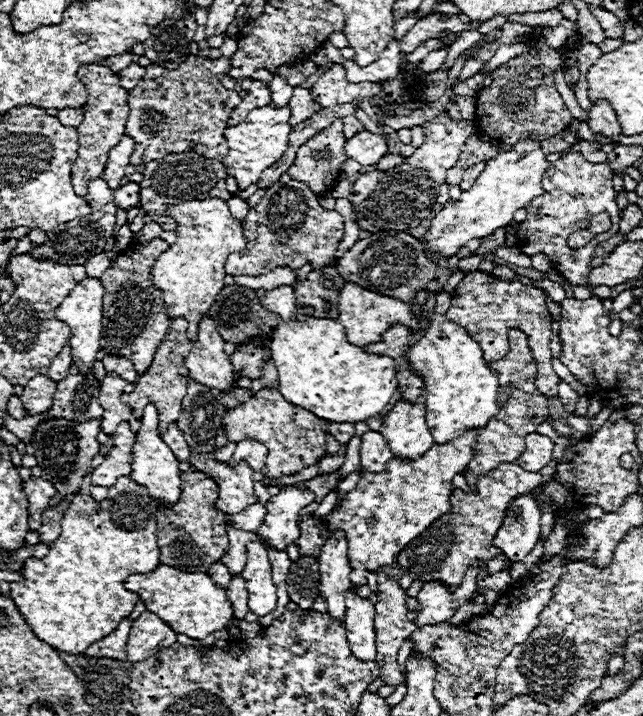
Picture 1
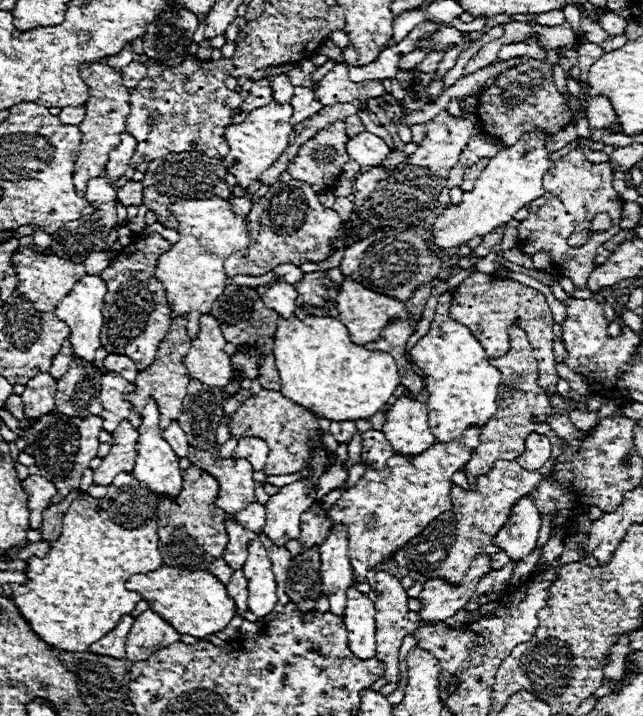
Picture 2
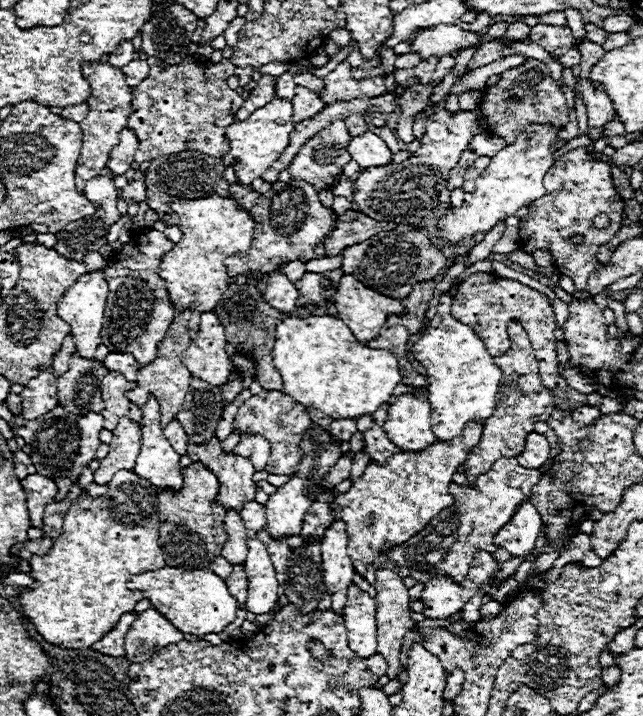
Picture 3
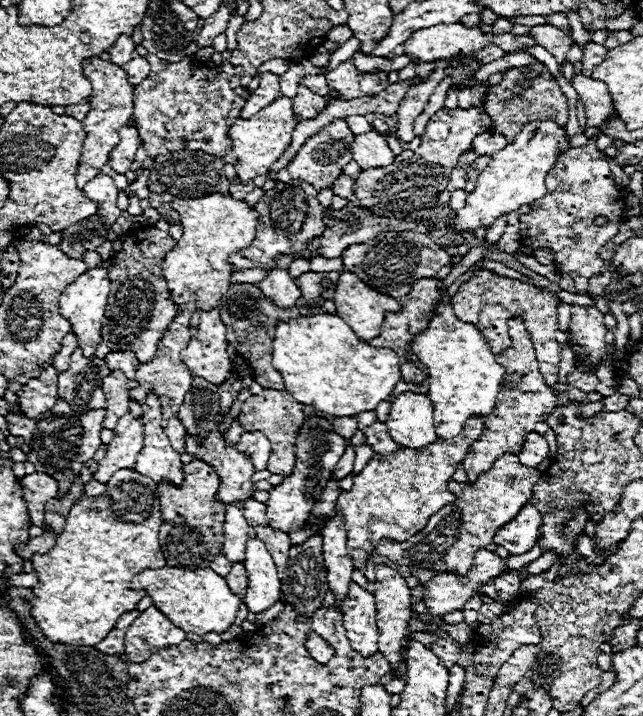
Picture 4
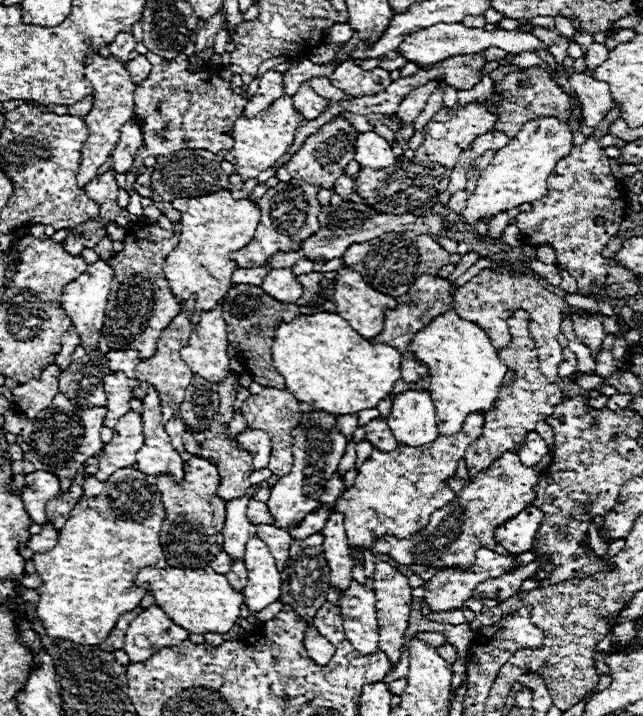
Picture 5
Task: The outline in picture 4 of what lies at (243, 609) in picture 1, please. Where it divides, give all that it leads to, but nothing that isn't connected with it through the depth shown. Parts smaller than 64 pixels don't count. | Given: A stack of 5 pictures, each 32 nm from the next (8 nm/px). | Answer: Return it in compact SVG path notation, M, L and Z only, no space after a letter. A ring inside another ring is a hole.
M234 564L232 572L226 576L230 590L242 600L246 596L246 586L248 586L248 578L246 578L246 570L244 564Z

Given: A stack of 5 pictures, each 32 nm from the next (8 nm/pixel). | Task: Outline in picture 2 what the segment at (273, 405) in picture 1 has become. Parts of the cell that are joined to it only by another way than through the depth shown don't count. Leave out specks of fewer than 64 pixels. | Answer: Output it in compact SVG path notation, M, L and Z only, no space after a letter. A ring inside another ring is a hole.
M260 390L258 394L250 396L228 420L230 436L232 438L260 438L268 444L270 454L264 466L266 476L282 476L294 474L306 466L310 460L310 444L322 444L322 430L318 418L312 416L306 408L300 408L292 400L286 400L278 390Z

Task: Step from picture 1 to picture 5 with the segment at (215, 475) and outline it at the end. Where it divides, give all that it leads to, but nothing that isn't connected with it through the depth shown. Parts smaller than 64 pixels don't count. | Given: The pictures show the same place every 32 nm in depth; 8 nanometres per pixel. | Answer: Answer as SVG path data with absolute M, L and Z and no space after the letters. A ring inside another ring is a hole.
M228 376L226 380L222 380L222 384L218 384L218 392L220 392L220 408L218 408L218 416L212 420L210 428L206 432L190 432L186 430L186 436L184 436L184 448L186 452L194 454L194 456L200 456L204 460L208 460L210 464L214 464L218 468L218 474L220 474L220 486L218 486L218 496L224 500L224 502L230 502L230 500L236 500L236 498L242 498L246 494L246 490L252 486L250 484L250 474L254 472L254 466L252 466L252 456L244 450L238 448L236 442L232 442L228 436L226 436L226 428L228 428L228 422L232 420L232 404L236 400L236 394L238 394L238 378L236 376Z

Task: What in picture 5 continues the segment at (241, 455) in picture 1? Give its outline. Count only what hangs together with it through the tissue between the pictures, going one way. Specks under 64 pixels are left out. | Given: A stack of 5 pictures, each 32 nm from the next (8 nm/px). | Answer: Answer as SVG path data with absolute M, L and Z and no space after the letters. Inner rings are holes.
M246 428L238 436L238 446L240 446L240 450L246 450L248 454L252 454L256 470L262 470L262 468L268 466L268 458L270 458L272 446L270 446L270 438L266 436L266 432L262 432L262 430L248 430Z

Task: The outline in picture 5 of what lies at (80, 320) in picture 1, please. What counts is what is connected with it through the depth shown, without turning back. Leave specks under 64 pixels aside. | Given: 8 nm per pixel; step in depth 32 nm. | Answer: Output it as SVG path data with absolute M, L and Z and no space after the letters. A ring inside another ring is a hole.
M98 260L96 264L88 266L86 272L82 276L78 276L78 280L72 280L70 284L66 284L66 288L62 292L60 306L62 306L64 314L72 320L72 326L76 328L76 332L80 336L80 346L86 352L94 352L98 346L104 312L106 312L106 300L110 294L110 284L112 284L112 266L106 260Z

